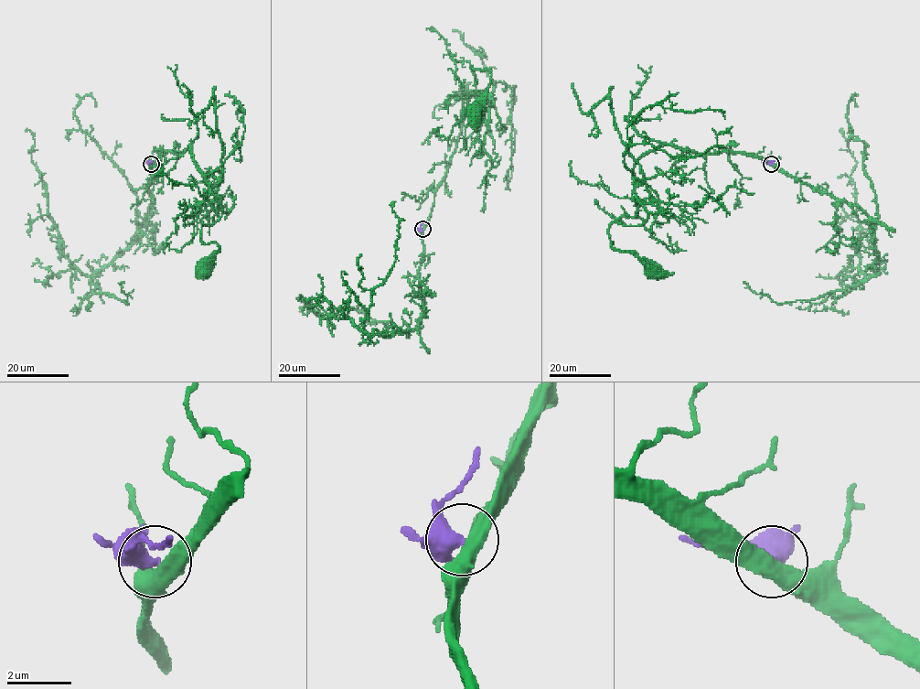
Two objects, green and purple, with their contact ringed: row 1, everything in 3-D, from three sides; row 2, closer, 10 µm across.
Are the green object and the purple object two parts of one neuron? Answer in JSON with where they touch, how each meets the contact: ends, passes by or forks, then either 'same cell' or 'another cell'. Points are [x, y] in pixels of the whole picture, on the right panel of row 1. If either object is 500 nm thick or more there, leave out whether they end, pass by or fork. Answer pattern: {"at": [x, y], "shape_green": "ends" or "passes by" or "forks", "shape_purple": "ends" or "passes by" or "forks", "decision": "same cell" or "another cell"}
{"at": [771, 164], "shape_green": "passes by", "shape_purple": "forks", "decision": "another cell"}

